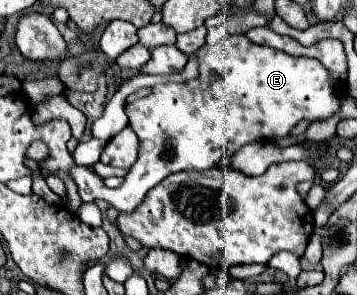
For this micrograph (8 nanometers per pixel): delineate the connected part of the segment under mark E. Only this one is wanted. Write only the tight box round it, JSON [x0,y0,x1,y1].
[69,35,341,213]

